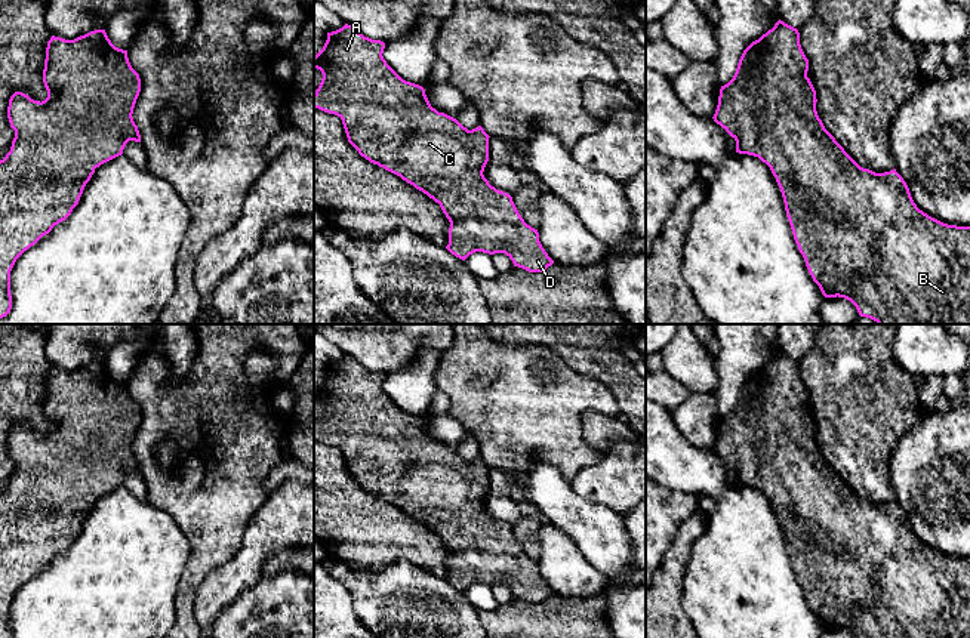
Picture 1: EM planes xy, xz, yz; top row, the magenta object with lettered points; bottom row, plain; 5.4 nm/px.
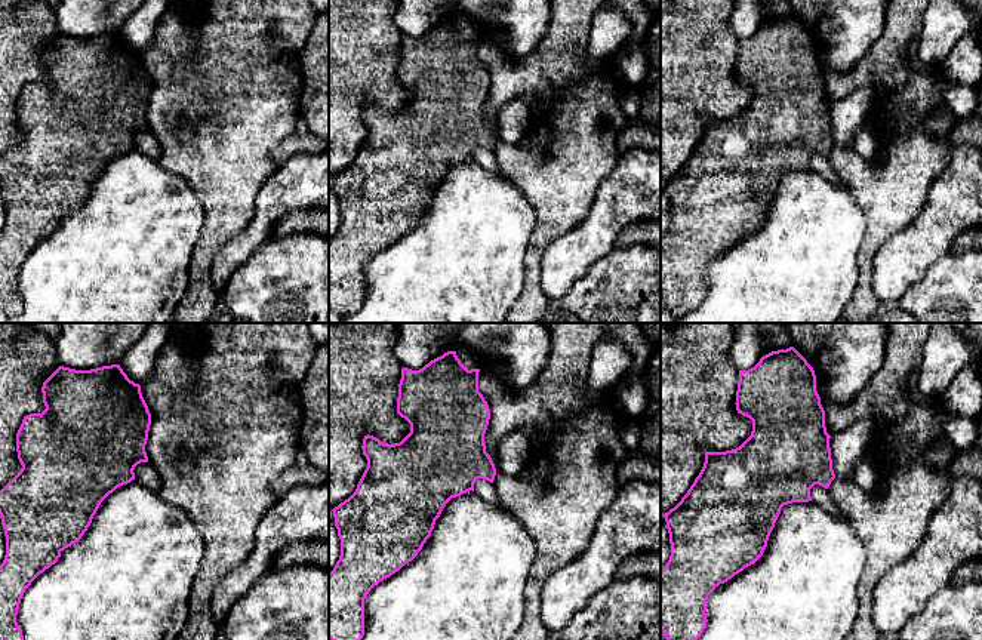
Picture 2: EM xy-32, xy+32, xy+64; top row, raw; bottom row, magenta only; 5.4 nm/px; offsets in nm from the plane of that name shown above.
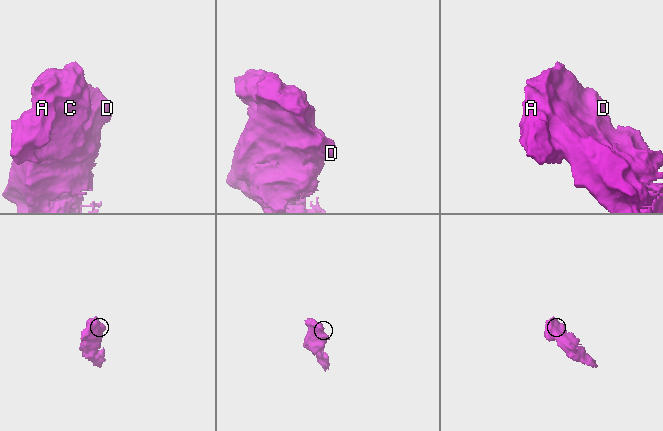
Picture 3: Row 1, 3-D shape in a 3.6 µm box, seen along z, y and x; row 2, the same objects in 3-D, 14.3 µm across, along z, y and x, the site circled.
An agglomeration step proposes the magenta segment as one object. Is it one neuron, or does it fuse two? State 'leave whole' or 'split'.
leave whole

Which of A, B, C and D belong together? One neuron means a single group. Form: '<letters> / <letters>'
A B C D

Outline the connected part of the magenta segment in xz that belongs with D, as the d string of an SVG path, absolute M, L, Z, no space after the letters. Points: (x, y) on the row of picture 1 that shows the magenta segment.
M351 25L327 33L323 49L314 56L314 68L323 74L314 93L314 108L335 114L342 120L348 142L361 157L400 176L416 189L440 204L450 222L446 249L465 261L475 252L489 255L505 253L514 266L529 272L542 272L554 263L539 241L538 229L524 222L512 197L496 189L484 178L489 161L489 135L481 126L468 130L456 118L431 107L425 89L403 80L384 59L385 43L364 37Z

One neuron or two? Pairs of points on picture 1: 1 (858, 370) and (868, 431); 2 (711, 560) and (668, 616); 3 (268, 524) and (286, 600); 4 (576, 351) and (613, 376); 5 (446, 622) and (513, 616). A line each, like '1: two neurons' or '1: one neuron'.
1: one neuron
2: two neurons
3: two neurons
4: one neuron
5: two neurons

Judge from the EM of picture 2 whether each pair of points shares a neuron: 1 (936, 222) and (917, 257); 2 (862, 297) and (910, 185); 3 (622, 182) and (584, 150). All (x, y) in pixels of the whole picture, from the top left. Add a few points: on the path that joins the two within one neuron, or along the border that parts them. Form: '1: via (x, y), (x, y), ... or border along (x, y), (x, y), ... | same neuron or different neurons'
1: via (933, 231), (917, 248) | same neuron
2: via (865, 268), (867, 251), (886, 214) | same neuron
3: border along (619, 154), (618, 163), (600, 182), (591, 202) | different neurons

